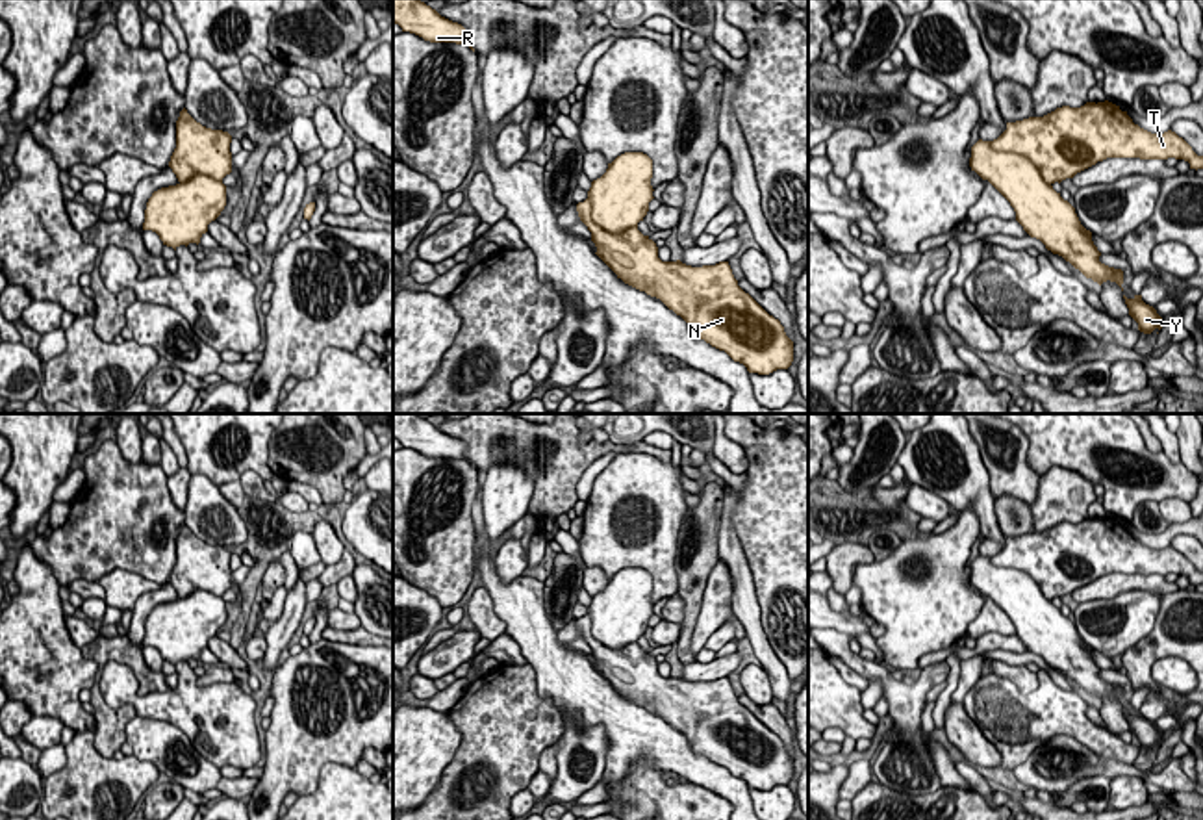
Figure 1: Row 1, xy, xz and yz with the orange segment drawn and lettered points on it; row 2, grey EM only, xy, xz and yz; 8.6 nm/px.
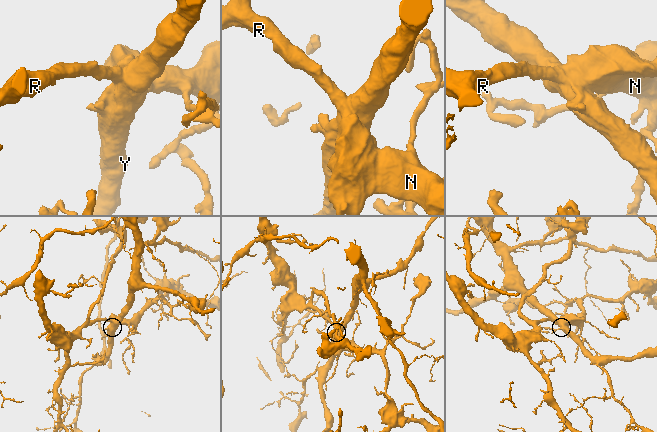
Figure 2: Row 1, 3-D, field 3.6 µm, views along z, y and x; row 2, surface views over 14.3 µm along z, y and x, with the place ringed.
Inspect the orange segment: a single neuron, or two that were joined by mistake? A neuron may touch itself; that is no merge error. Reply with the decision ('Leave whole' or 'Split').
Split

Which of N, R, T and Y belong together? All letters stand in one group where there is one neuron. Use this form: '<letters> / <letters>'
N R T / Y

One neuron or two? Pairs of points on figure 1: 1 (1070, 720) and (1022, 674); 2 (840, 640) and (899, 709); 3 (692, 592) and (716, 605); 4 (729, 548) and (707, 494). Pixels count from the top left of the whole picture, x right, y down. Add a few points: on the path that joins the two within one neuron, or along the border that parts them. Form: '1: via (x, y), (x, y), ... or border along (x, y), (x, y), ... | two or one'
1: border along (996, 674), (1022, 692), (1031, 692), (1040, 683) | two
2: via (855, 661), (868, 670), (875, 670), (894, 689) | one
3: border along (718, 559), (709, 576), (690, 640) | two
4: border along (723, 492), (718, 559) | two

